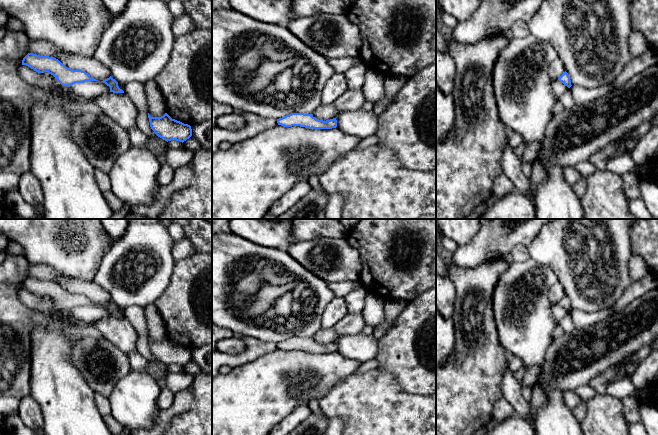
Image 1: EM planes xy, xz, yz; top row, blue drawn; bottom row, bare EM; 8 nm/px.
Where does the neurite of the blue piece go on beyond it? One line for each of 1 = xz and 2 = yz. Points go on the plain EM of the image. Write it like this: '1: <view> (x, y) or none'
1: none
2: none

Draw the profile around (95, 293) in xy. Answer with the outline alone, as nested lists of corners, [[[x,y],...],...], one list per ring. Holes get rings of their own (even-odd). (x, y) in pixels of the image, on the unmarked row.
[[[63,278],[59,285],[70,293],[85,295],[98,305],[103,305],[111,300],[110,294],[94,282]]]

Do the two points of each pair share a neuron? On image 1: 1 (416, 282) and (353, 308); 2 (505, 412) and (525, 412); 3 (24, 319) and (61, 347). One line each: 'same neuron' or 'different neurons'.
1: different neurons
2: different neurons
3: different neurons

